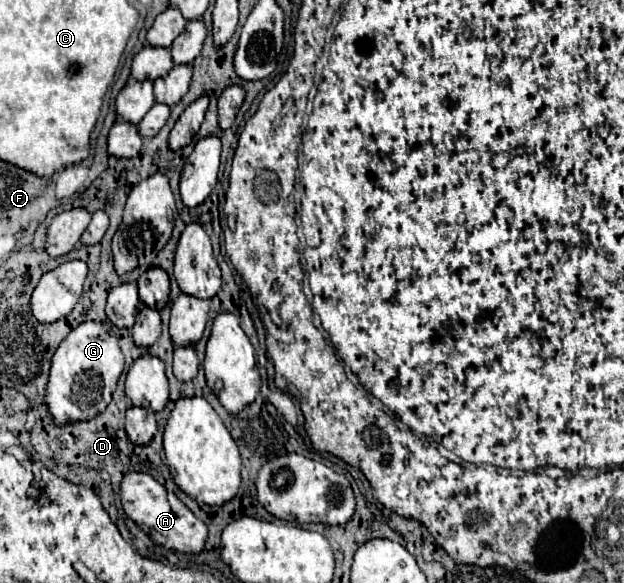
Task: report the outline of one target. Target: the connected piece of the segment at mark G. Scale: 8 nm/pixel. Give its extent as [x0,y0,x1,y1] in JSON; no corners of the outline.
[44,322,124,426]

